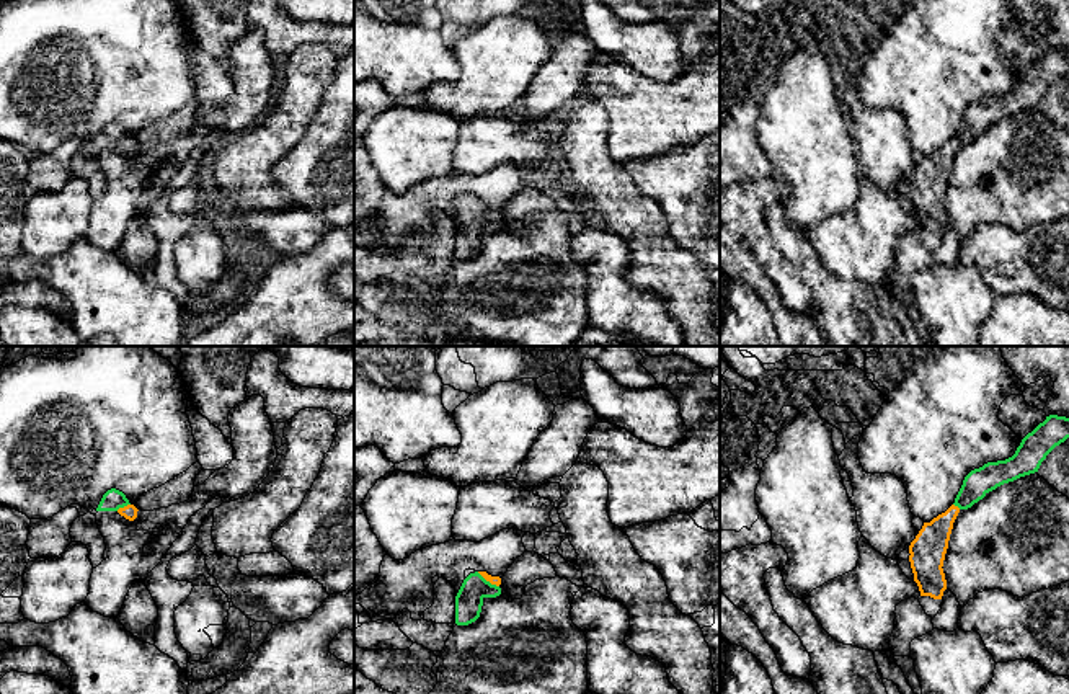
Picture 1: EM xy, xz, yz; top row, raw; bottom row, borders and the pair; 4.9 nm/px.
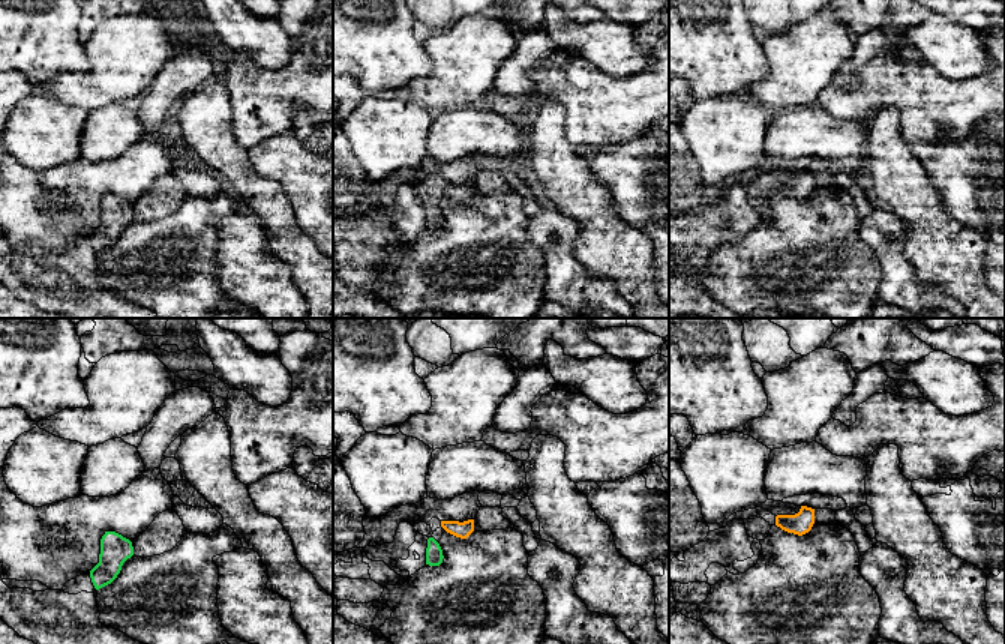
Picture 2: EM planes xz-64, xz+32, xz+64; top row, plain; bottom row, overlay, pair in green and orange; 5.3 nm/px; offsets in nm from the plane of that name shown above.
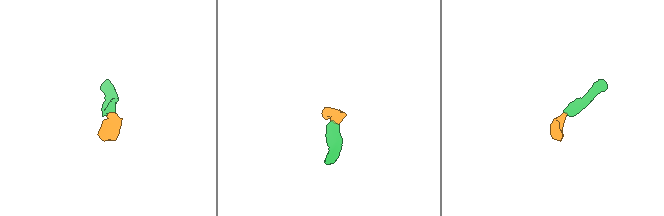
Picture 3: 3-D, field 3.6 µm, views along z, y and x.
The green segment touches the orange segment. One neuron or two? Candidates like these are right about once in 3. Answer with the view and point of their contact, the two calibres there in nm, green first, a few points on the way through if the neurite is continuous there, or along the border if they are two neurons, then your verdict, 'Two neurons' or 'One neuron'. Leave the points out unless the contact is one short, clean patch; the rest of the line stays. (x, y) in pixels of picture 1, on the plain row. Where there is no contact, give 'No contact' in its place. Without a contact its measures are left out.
Touches green at xz (488, 216). Thickness 140 nm (green) against 50 nm. Path across: xz (469, 234), (488, 216), (495, 214). One neuron

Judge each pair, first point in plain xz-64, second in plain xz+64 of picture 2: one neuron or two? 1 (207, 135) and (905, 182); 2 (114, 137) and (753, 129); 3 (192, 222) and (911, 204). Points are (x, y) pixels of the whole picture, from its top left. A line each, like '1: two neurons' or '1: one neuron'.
1: one neuron
2: two neurons
3: two neurons

